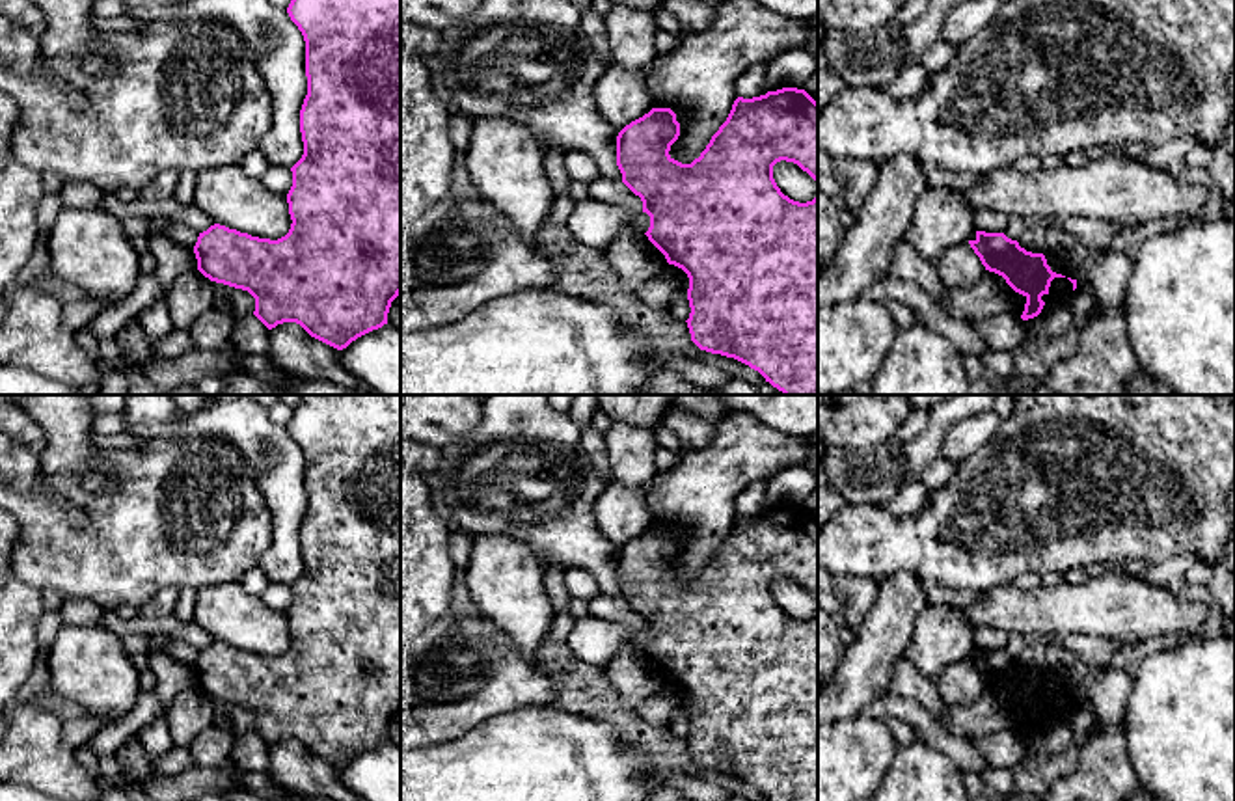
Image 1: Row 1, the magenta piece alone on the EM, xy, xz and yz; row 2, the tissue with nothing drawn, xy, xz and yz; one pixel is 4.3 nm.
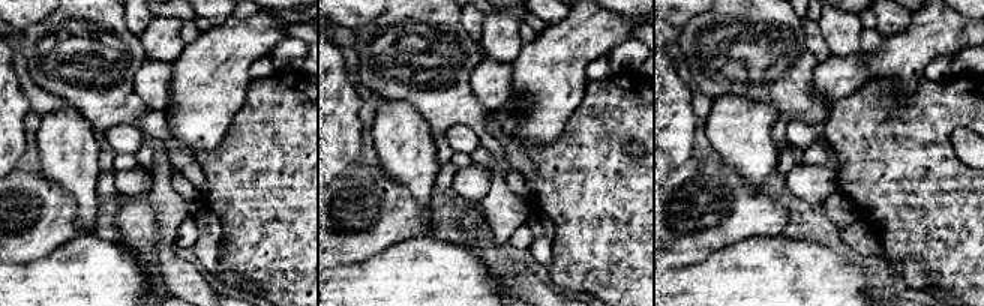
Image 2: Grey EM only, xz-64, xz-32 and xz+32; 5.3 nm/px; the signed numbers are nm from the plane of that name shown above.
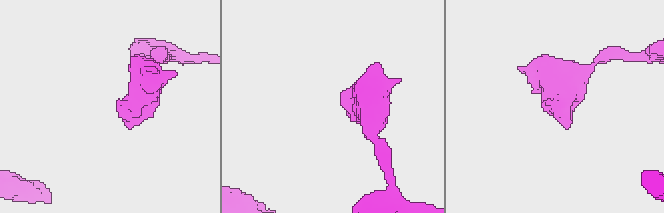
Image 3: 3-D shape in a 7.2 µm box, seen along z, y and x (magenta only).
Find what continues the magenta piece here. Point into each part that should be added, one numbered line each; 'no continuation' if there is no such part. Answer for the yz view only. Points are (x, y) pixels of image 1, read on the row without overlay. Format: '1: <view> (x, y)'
no continuation

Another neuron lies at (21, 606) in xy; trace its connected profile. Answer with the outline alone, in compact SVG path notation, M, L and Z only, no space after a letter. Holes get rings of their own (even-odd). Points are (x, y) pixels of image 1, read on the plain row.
M0 509L0 740L9 706L32 676L39 652L35 633L45 611L41 591L13 572L19 529L17 520Z

